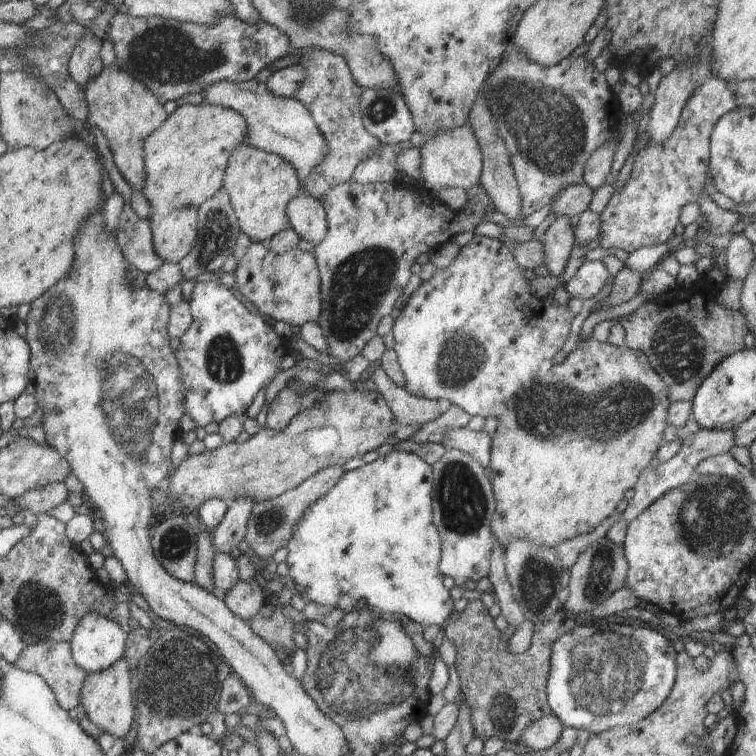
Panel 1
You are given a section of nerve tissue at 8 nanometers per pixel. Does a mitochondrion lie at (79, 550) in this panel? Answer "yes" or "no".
no

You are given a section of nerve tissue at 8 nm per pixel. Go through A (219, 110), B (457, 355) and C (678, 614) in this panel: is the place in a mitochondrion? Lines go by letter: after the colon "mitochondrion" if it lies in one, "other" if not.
A: other
B: mitochondrion
C: other

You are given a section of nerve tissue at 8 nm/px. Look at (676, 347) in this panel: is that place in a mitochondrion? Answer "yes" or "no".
yes

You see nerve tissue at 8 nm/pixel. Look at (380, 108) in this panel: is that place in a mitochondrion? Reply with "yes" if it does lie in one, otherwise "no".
yes

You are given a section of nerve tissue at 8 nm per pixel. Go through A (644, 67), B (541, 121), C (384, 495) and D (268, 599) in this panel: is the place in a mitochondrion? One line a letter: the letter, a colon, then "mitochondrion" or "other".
A: other
B: mitochondrion
C: other
D: other

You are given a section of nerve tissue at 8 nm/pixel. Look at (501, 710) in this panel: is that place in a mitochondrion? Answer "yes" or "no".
yes

